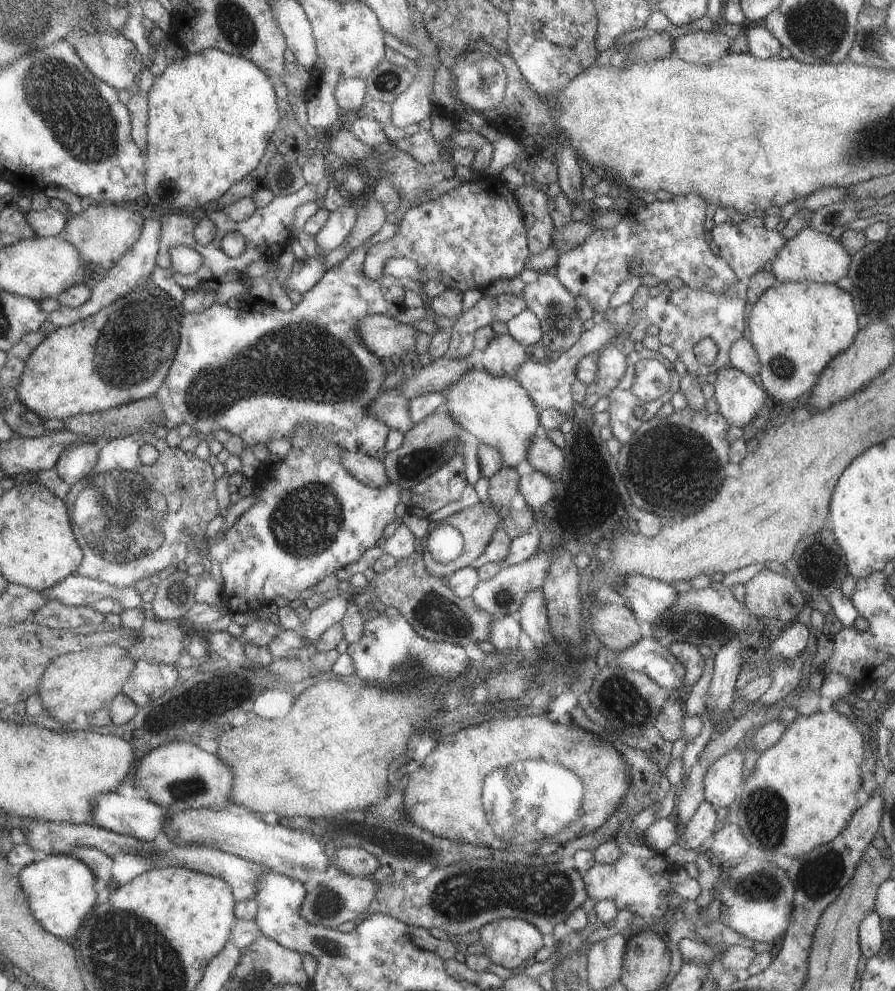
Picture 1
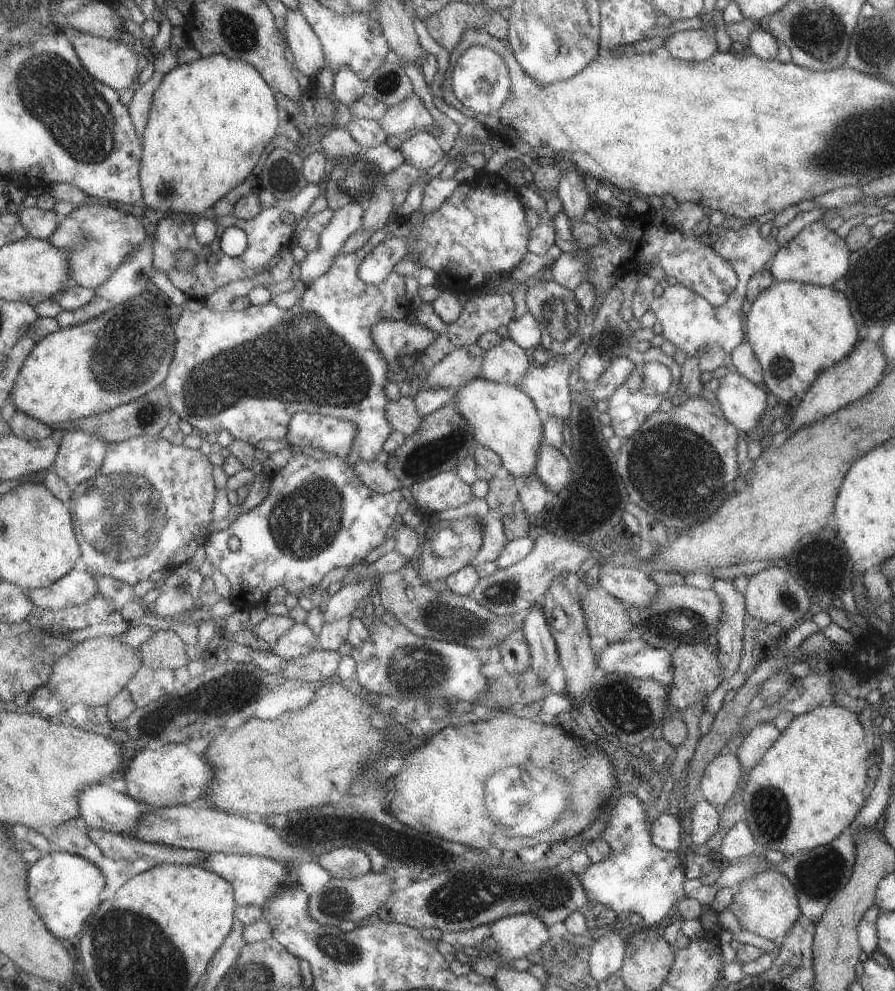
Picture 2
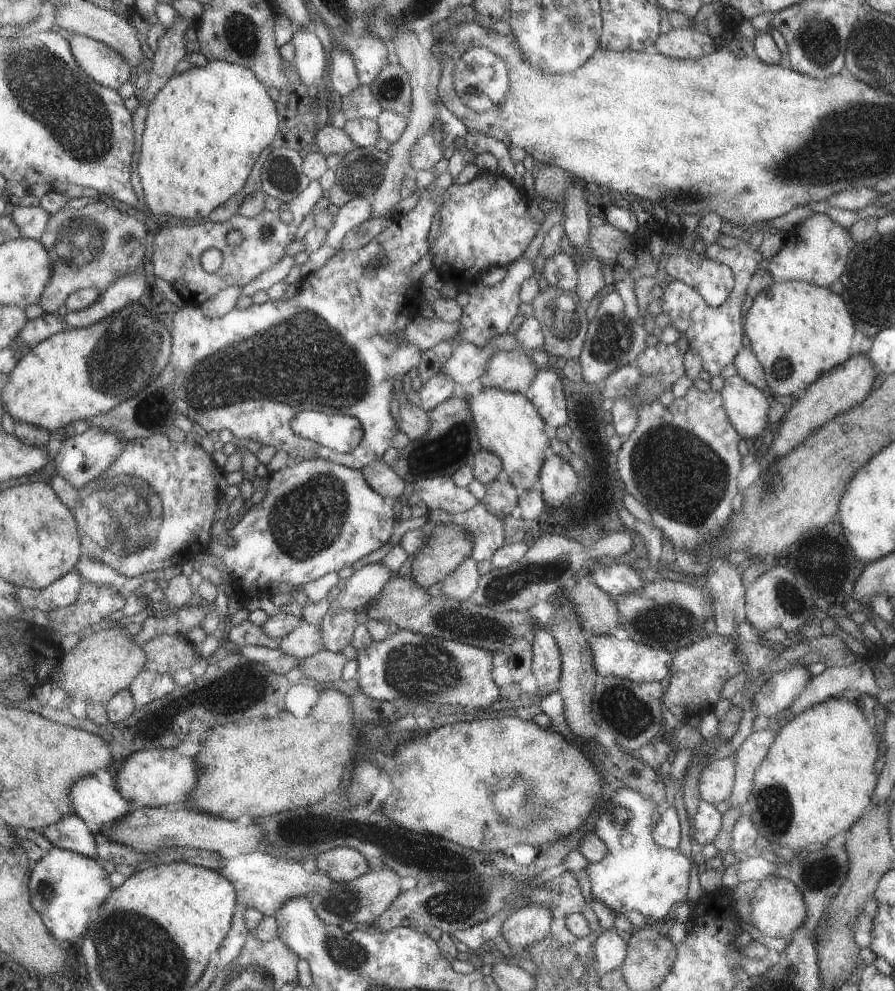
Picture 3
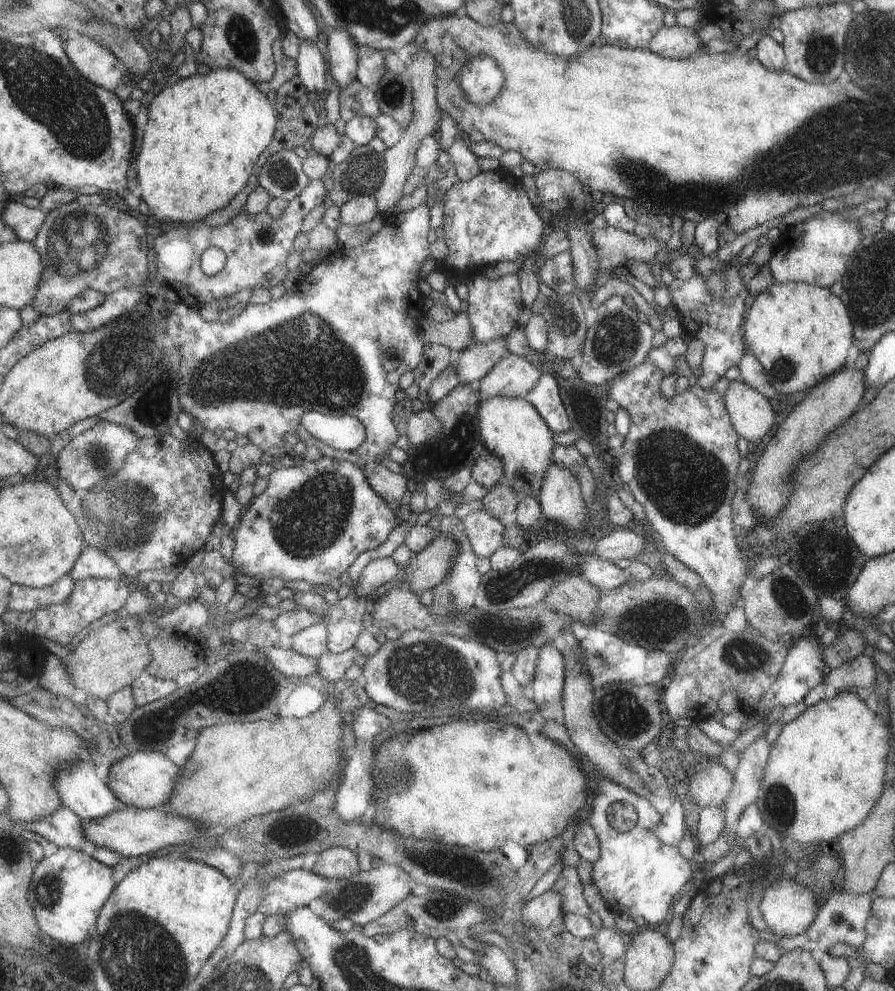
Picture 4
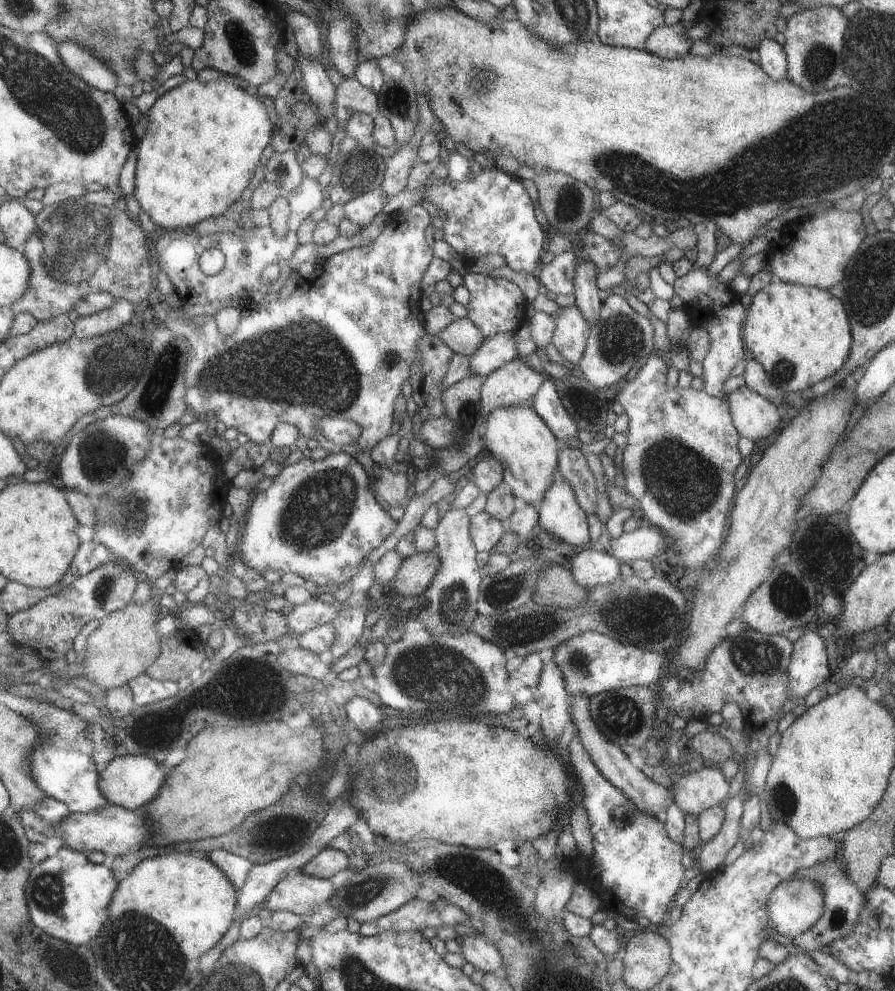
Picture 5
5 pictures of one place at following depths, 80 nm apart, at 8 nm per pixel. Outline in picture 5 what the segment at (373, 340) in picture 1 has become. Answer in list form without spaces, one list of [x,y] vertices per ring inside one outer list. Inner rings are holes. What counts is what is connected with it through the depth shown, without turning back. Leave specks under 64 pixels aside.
[[[468,316],[462,319],[456,318],[445,331],[437,336],[456,353],[468,356],[479,350],[488,339]]]

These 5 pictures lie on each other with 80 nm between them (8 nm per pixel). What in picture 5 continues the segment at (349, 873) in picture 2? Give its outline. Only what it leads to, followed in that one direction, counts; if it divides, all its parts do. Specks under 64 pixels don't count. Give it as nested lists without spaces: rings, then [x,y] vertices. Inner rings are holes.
[[[327,846],[315,858],[305,864],[301,872],[320,879],[328,879],[333,874],[349,868],[349,866],[350,858],[345,851]]]

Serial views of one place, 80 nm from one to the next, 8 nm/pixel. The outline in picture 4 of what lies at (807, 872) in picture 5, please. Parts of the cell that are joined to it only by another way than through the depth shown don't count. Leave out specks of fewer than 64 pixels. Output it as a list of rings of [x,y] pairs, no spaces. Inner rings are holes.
[[[837,886],[825,896],[825,899],[821,900],[817,914],[806,931],[792,937],[779,936],[775,944],[782,948],[784,952],[794,948],[805,949],[817,961],[836,942],[845,942],[845,944],[853,946],[853,948],[858,948],[866,936],[864,928],[865,921],[870,913],[871,901],[871,895],[846,893]]]

